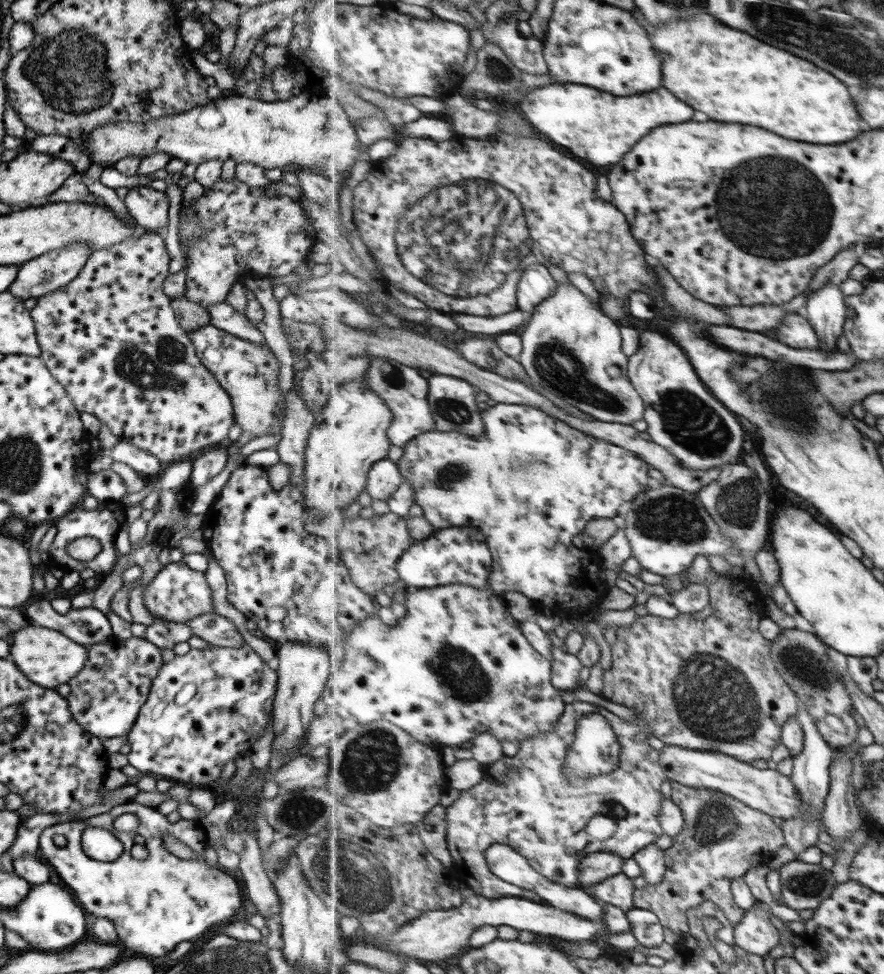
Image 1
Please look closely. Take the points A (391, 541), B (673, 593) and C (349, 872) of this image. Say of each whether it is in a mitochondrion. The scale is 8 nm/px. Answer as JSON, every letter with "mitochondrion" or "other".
{"A":"other","B":"other","C":"mitochondrion"}

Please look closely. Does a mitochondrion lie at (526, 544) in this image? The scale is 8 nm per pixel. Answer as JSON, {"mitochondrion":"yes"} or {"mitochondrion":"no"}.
{"mitochondrion":"no"}

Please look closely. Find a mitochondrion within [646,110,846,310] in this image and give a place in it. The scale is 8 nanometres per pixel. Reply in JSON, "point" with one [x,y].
{"point":[807,239]}

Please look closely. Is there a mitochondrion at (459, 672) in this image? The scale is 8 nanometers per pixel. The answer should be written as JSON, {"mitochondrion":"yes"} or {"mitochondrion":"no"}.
{"mitochondrion":"yes"}

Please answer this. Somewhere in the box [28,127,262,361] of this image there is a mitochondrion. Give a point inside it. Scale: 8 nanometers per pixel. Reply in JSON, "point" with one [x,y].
{"point":[46,275]}

